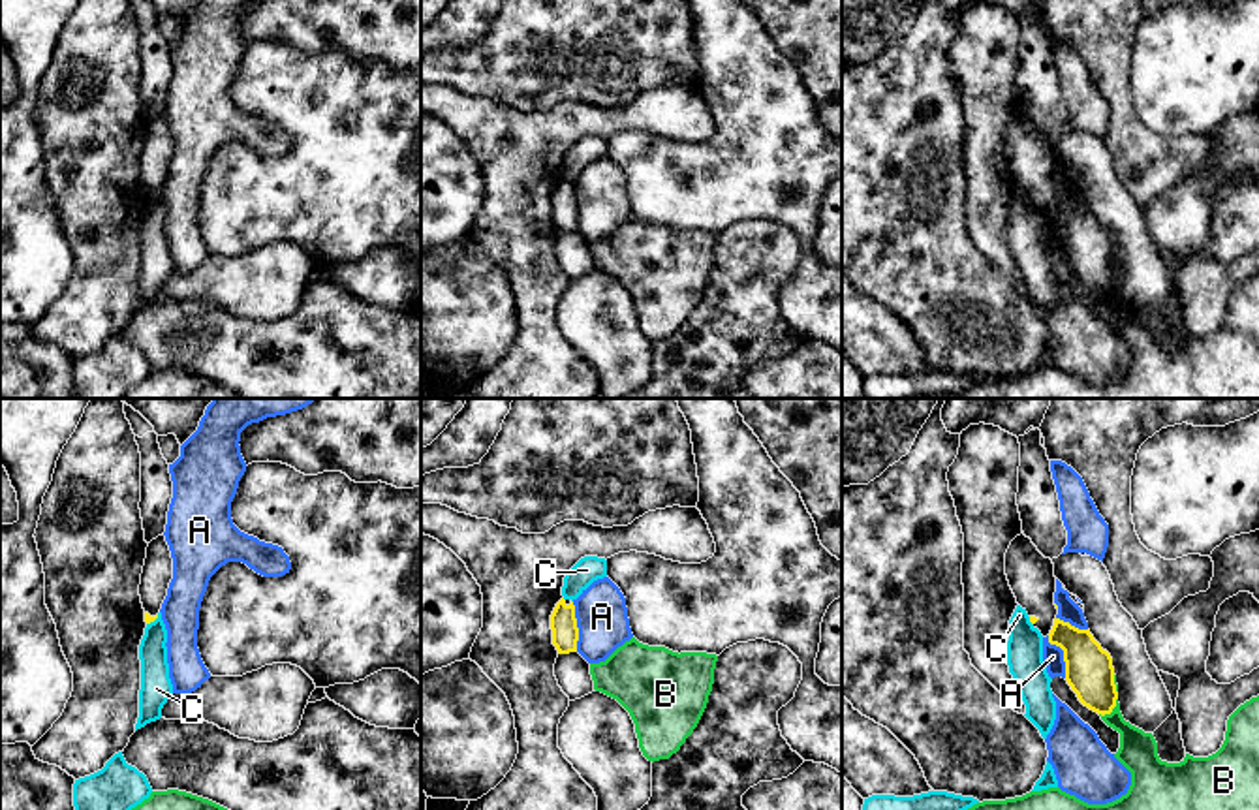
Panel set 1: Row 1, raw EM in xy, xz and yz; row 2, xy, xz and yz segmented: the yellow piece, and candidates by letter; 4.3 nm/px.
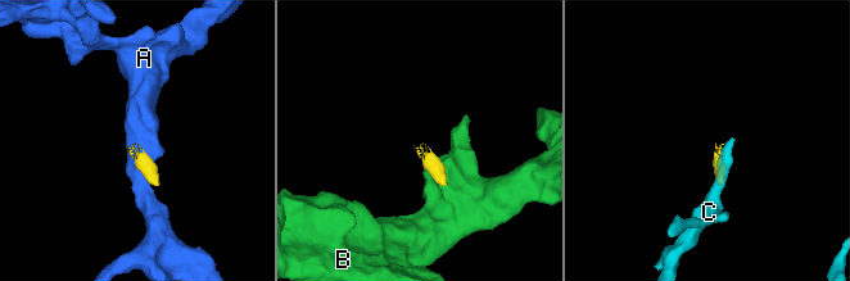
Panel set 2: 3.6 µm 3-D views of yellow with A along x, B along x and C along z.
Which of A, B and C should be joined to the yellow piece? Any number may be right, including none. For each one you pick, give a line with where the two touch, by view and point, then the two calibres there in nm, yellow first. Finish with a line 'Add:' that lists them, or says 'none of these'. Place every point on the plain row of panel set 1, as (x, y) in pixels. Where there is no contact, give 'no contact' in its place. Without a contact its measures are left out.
Add: none of these

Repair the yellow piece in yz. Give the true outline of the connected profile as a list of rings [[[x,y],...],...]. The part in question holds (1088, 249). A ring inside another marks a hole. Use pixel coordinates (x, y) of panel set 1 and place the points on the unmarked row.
[[[1020,113],[1005,132],[1005,154],[1017,182],[1028,192],[1034,207],[1050,224],[1064,229],[1065,259],[1079,280],[1101,295],[1111,293],[1118,278],[1112,237],[1090,209],[1079,209],[1056,195],[1052,139]]]

